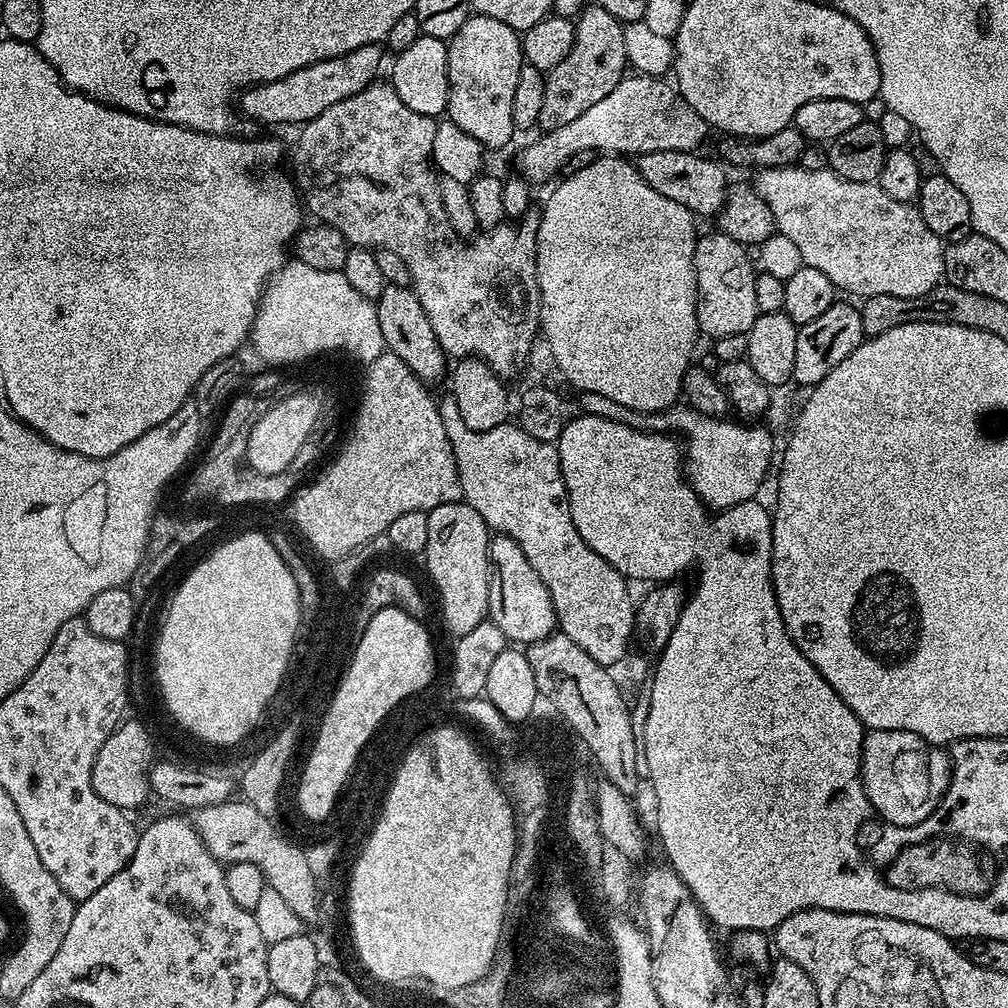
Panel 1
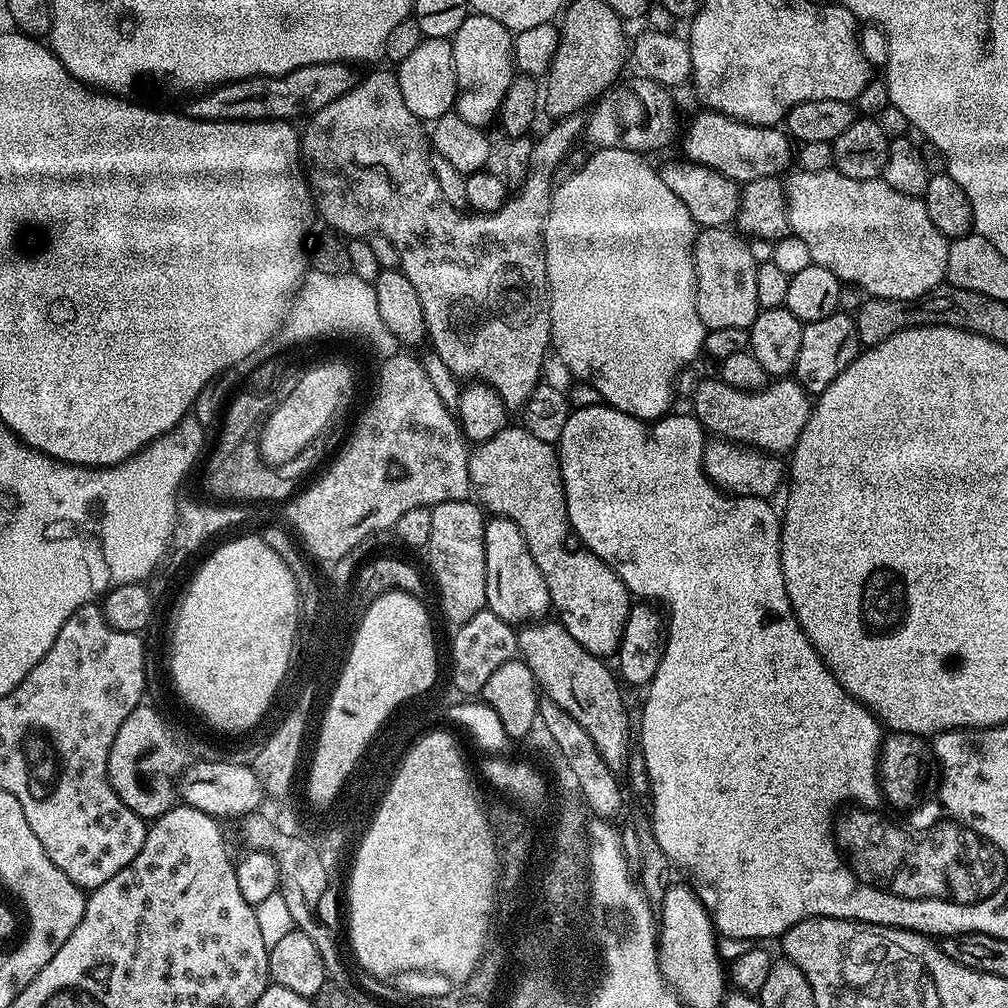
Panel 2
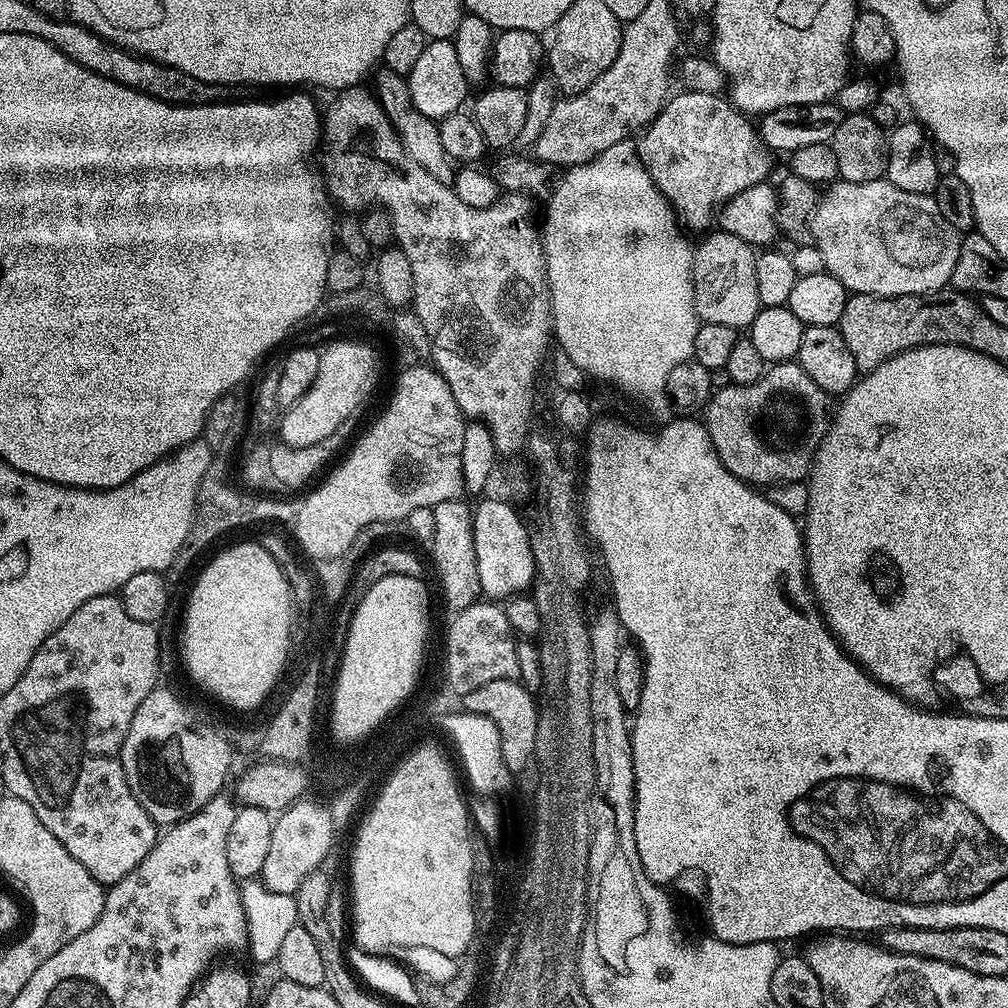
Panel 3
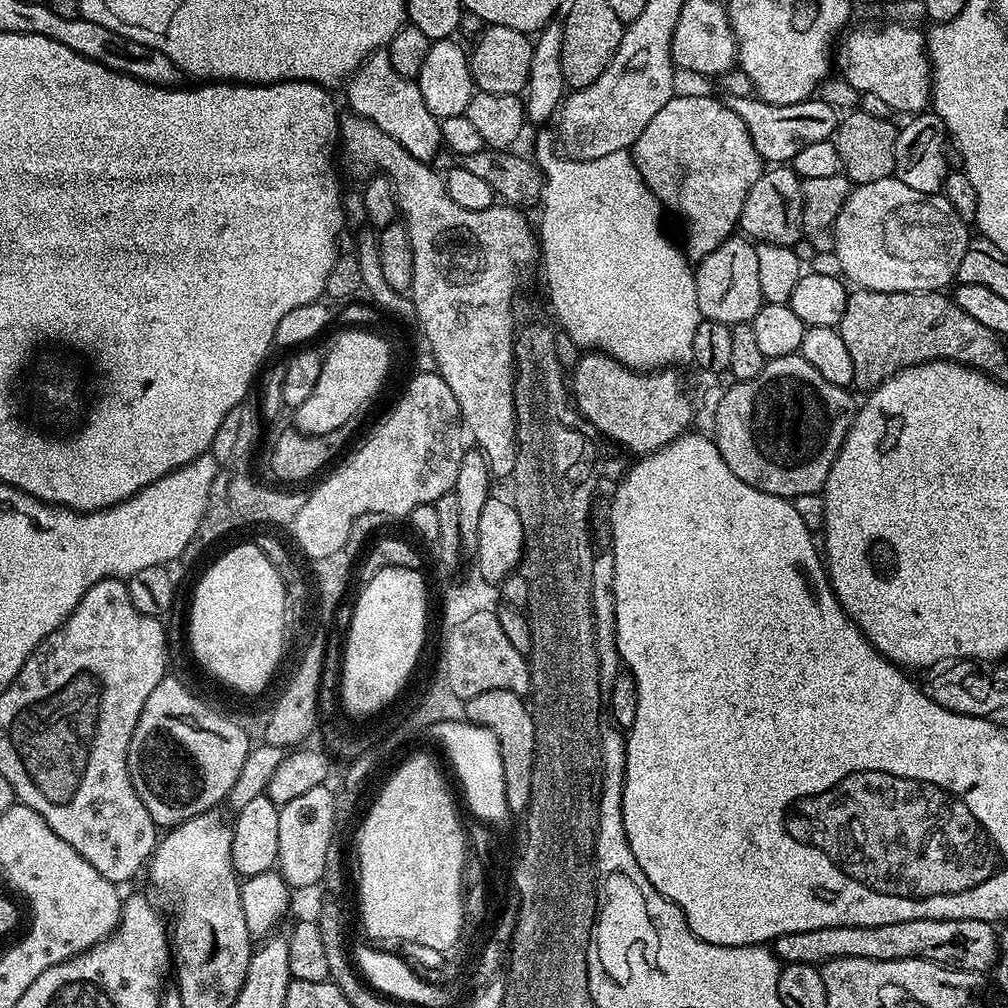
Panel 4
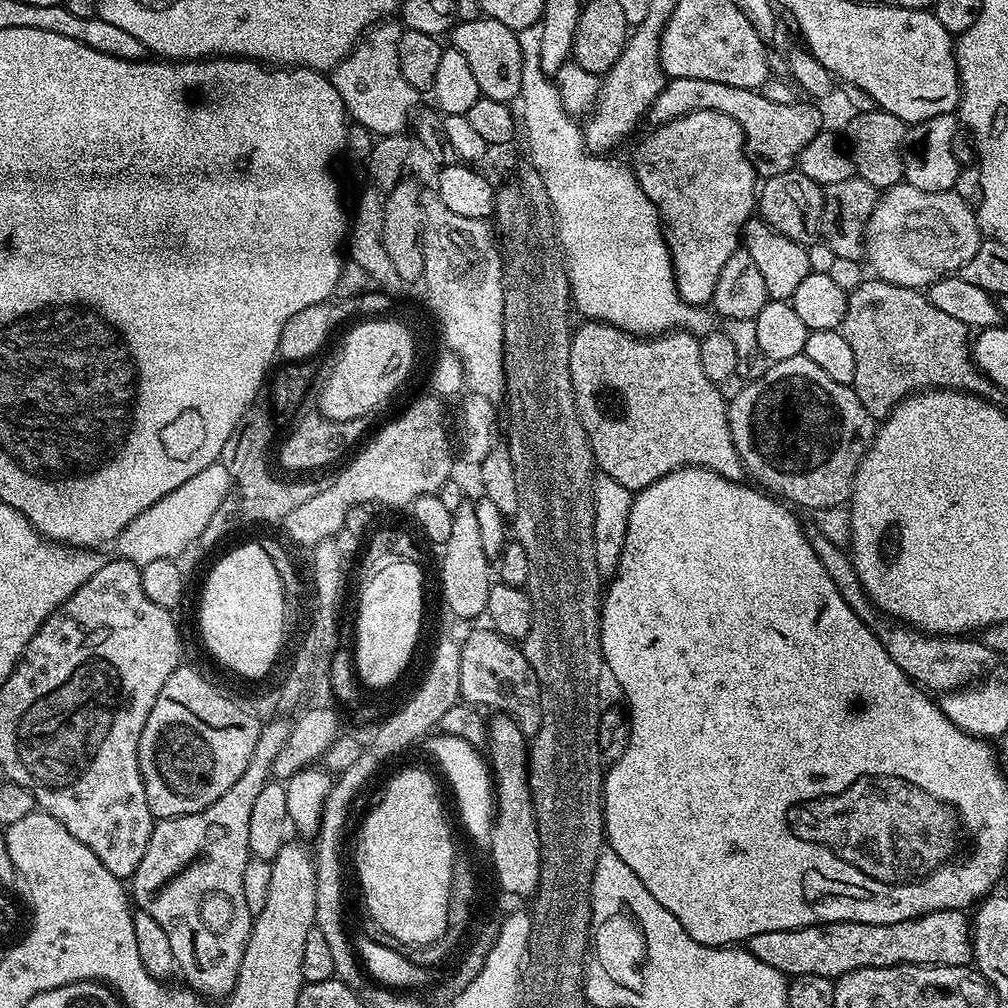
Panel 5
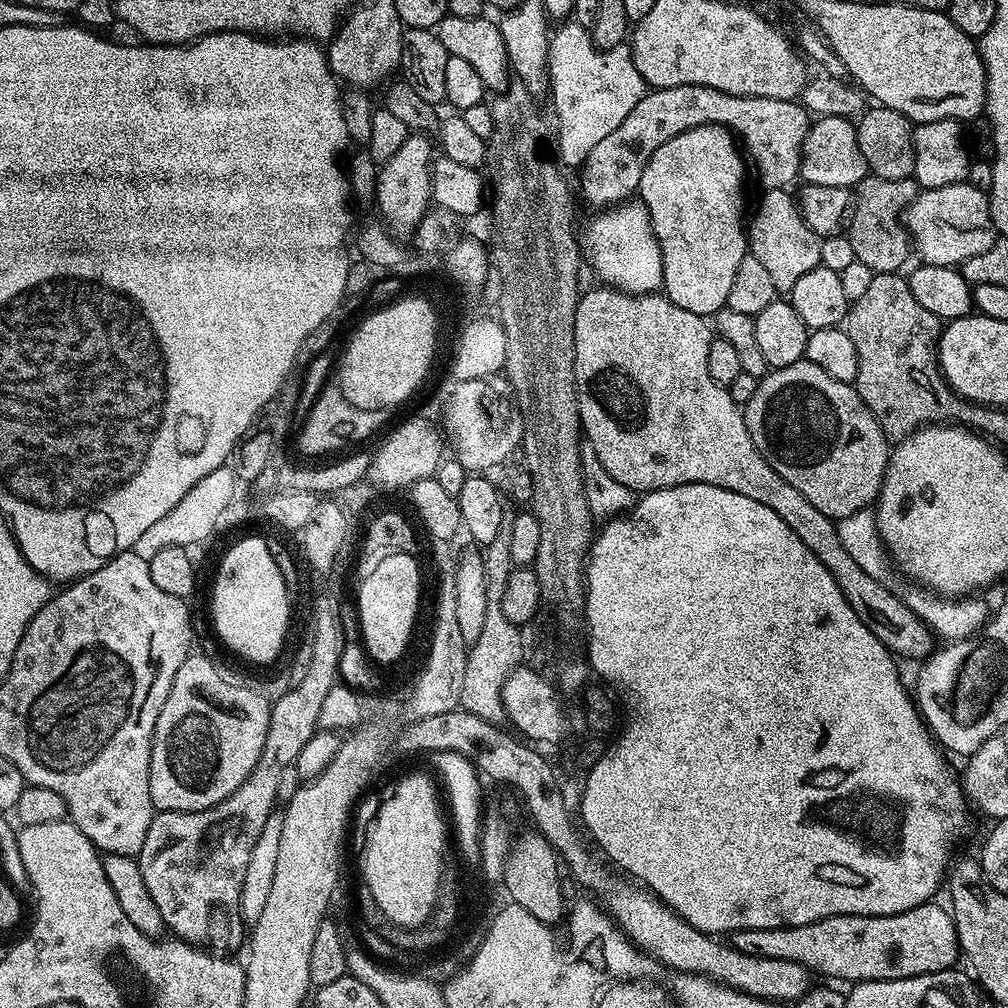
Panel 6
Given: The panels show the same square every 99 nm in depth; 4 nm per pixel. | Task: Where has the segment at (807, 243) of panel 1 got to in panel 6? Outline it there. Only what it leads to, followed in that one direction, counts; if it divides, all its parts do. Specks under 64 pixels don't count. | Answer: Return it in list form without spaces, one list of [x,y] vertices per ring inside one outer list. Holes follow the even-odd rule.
[[[967,182],[941,188],[923,189],[916,199],[905,208],[902,219],[911,243],[914,245],[915,255],[917,252],[920,255],[919,259],[926,264],[959,266],[974,254],[982,254],[985,250],[990,250],[990,246],[998,239],[998,233],[992,226],[987,195]]]

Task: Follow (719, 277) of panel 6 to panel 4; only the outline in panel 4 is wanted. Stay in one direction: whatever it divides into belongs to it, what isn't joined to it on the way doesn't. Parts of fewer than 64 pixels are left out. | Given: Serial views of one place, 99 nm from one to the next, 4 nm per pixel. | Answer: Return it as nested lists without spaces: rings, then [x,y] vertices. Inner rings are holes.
[[[673,95],[672,100],[666,102],[666,106],[662,106],[654,118],[650,118],[646,130],[638,134],[630,151],[638,174],[642,174],[646,186],[656,195],[661,205],[667,211],[669,208],[688,219],[684,224],[688,237],[682,243],[682,248],[692,262],[706,258],[710,250],[716,250],[737,231],[746,194],[750,194],[754,182],[758,182],[762,175],[760,155],[758,150],[754,150],[754,142],[742,118],[738,118],[738,114],[734,114],[734,110],[725,101],[723,104],[712,96]]]

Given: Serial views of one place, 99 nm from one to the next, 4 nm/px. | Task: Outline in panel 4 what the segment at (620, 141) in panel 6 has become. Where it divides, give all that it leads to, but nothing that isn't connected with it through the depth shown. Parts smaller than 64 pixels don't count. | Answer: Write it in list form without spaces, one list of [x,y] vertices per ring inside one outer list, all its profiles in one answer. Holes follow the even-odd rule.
[[[751,95],[731,98],[730,106],[734,114],[742,118],[761,161],[768,163],[769,160],[772,166],[787,165],[799,145],[829,139],[838,123],[837,109],[819,98],[809,98],[797,104],[771,104]]]

